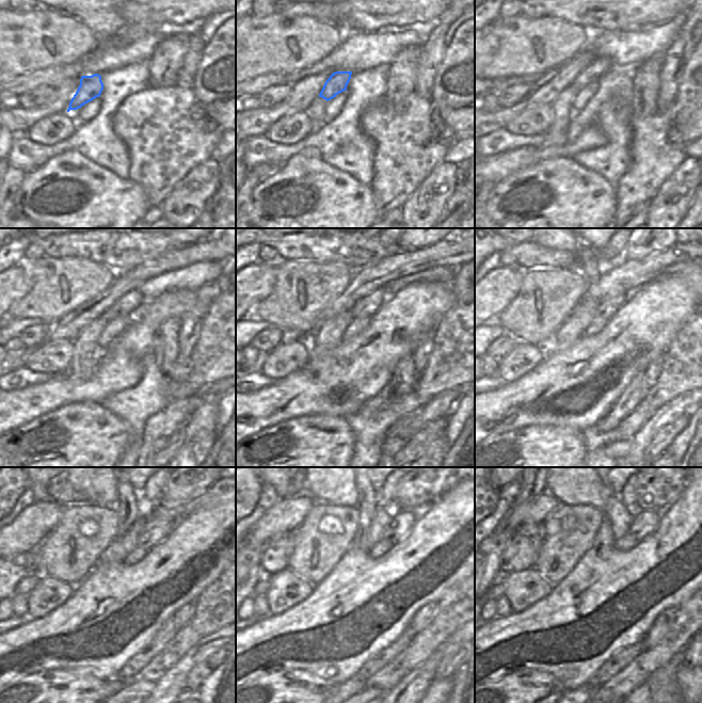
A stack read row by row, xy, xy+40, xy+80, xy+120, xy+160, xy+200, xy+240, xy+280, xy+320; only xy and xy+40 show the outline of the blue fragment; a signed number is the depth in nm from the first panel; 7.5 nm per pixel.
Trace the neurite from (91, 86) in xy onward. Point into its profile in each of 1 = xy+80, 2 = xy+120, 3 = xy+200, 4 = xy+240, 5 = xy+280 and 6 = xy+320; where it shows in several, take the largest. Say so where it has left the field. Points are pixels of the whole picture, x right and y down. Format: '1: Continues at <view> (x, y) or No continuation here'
1: Continues at xy+80 (600, 65)
2: Continues at xy+120 (125, 305)
3: Continues at xy+200 (618, 296)
4: Continues at xy+240 (147, 540)
5: Continues at xy+280 (403, 521)
6: Continues at xy+320 (643, 523)

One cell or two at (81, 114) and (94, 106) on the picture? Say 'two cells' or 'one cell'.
one cell

